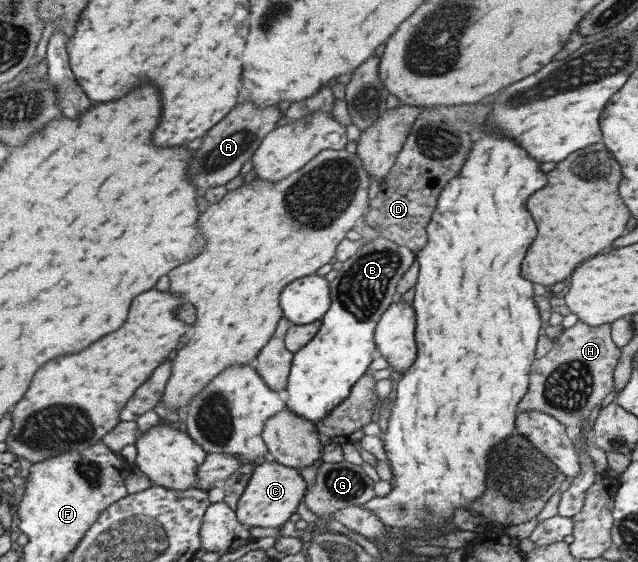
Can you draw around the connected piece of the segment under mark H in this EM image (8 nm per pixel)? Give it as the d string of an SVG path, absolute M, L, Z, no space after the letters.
M578 319L574 326L565 328L558 338L553 340L553 347L546 356L534 360L529 376L529 388L522 402L518 403L517 412L537 410L544 412L564 426L581 426L589 418L590 412L599 406L602 400L613 391L613 374L621 358L621 348L613 343L611 323L590 326Z

